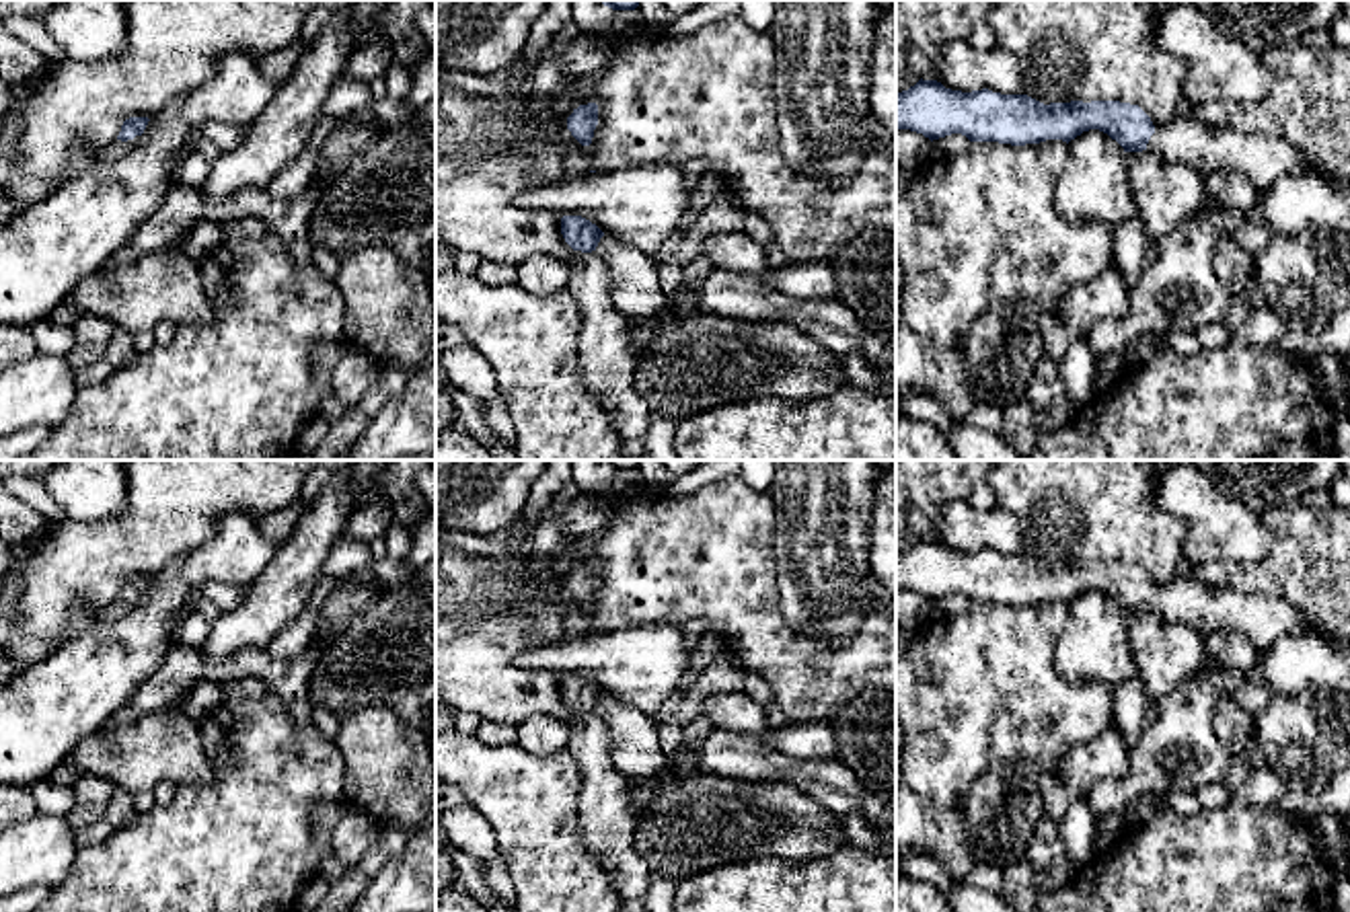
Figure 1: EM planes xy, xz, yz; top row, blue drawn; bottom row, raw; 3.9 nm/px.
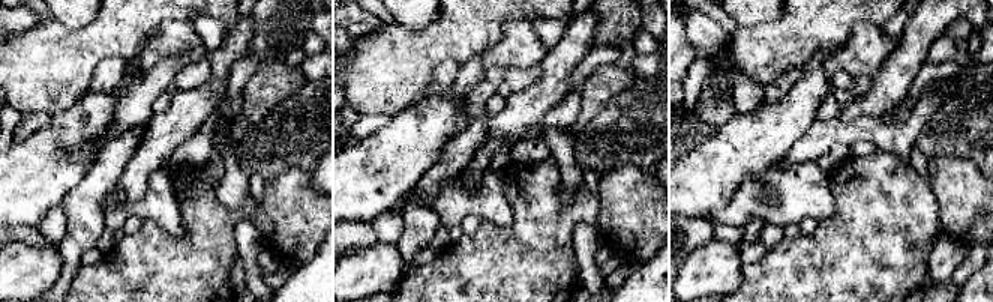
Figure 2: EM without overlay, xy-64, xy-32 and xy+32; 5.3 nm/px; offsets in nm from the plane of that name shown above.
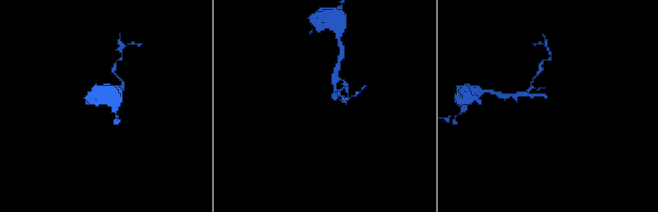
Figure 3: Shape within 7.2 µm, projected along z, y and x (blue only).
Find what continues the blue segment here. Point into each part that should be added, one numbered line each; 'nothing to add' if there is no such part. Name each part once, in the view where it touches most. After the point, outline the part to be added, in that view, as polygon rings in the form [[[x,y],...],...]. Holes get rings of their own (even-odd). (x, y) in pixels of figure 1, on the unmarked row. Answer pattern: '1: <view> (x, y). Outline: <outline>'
1: xy (118, 609). Outline: [[[136,596],[134,600],[127,600],[127,602],[115,600],[111,606],[107,606],[103,616],[117,620],[117,618],[129,614],[136,608],[140,598],[142,596]]]

